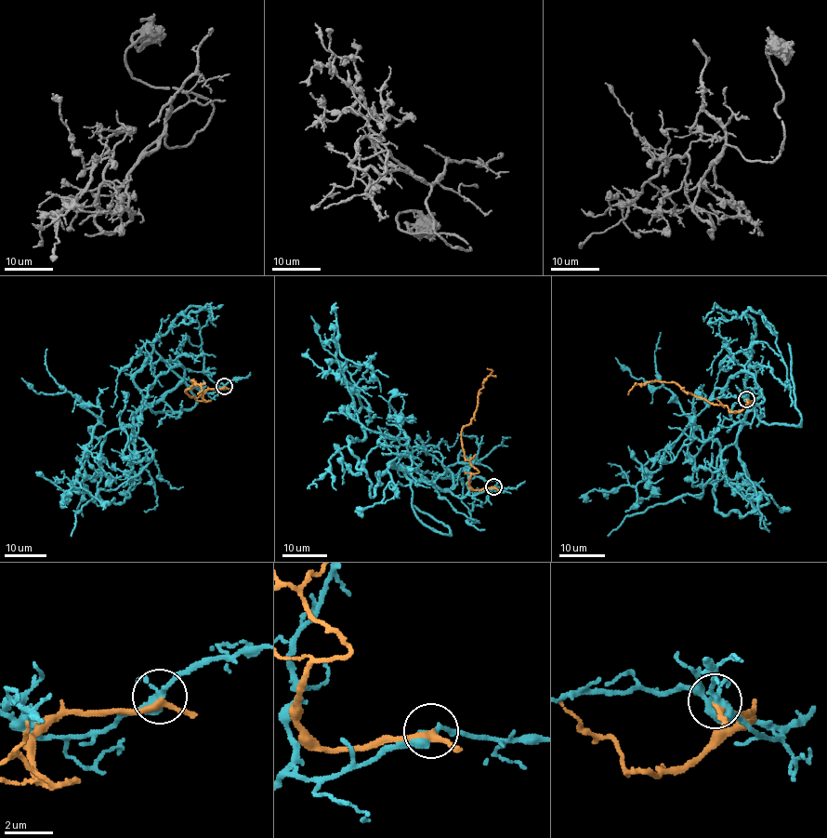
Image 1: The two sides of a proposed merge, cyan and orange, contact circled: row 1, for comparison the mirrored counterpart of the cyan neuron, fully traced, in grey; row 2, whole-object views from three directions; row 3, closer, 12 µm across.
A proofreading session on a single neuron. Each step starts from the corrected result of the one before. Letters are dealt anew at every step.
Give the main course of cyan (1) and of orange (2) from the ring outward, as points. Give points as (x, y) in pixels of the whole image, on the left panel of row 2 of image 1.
1: (224, 387), (179, 382), (140, 407), (122, 503), (99, 498), (103, 437), (92, 427), (66, 508)
2: (224, 387), (207, 389), (203, 400), (210, 401), (206, 401), (187, 393), (191, 380), (202, 390), (197, 394)

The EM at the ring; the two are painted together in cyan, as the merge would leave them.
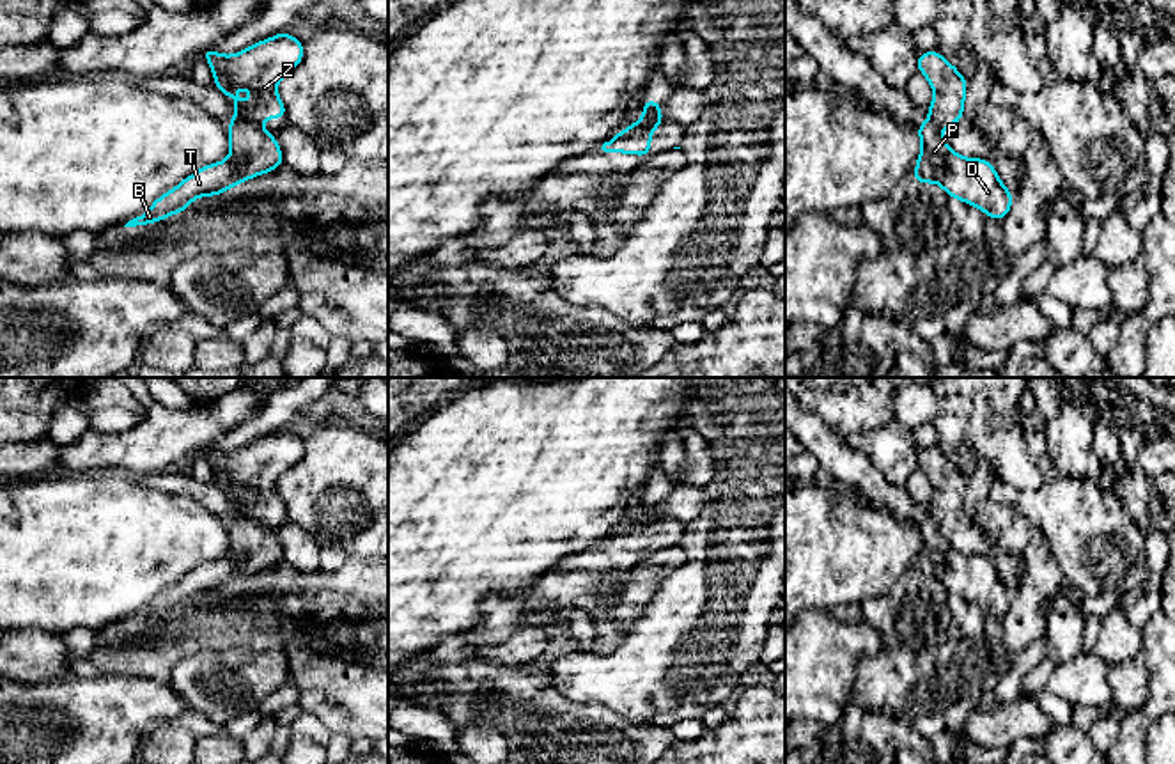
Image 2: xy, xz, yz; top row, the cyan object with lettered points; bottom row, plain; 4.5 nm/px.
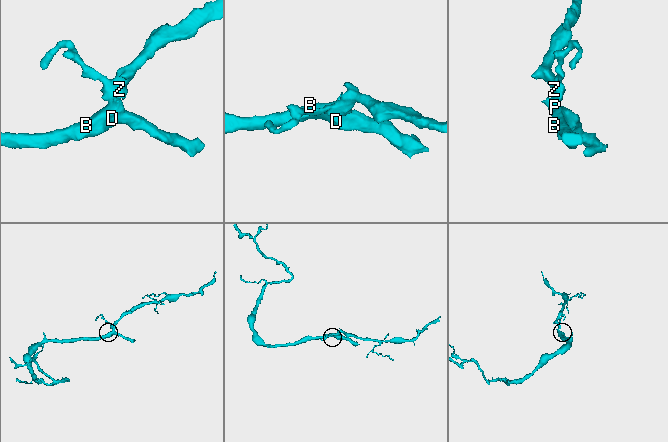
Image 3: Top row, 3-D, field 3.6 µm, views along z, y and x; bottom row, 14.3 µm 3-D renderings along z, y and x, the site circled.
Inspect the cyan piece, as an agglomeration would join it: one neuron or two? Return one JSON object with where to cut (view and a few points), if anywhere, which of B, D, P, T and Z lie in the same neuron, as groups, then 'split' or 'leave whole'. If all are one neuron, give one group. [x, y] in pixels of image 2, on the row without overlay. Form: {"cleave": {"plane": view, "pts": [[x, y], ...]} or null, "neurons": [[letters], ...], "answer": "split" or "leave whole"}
{"cleave": {"plane": "xz", "pts": [[661, 518], [626, 527]]}, "neurons": [["B", "D", "P", "T"], ["Z"]], "answer": "split"}

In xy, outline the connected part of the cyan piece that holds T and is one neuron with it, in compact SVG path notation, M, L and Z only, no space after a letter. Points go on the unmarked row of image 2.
M229 518L227 532L230 551L223 558L195 567L124 624L158 620L170 612L186 610L188 603L202 592L218 594L243 578L284 562L284 550L276 541L276 534L261 526L259 521Z

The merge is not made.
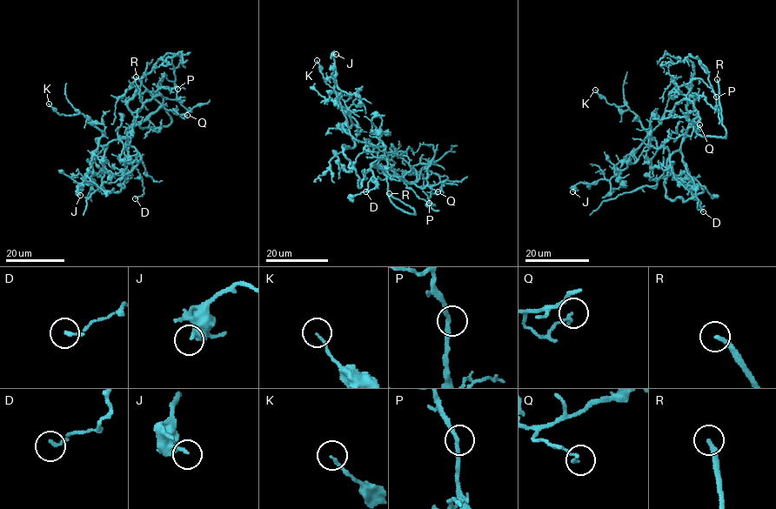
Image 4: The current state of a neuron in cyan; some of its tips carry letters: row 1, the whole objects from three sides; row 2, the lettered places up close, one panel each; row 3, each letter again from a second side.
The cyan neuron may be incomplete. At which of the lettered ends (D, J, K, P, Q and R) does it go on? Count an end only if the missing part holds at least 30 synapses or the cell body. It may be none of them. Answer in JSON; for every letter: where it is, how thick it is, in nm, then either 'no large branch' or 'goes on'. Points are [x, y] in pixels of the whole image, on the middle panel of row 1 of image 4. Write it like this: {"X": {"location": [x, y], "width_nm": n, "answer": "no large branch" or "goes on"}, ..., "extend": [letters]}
{"D": {"location": [365, 191], "width_nm": 160, "answer": "no large branch"}, "J": {"location": [336, 54], "width_nm": 170, "answer": "no large branch"}, "K": {"location": [317, 60], "width_nm": 120, "answer": "no large branch"}, "P": {"location": [429, 203], "width_nm": 190, "answer": "no large branch"}, "Q": {"location": [438, 191], "width_nm": 130, "answer": "no large branch"}, "R": {"location": [389, 193], "width_nm": 220, "answer": "goes on"}, "extend": ["R"]}

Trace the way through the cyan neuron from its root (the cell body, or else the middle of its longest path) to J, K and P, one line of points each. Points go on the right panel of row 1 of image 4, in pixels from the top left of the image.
J: (694, 197), (685, 201), (667, 197), (664, 182), (669, 151), (650, 137), (618, 175), (578, 182), (572, 191)
K: (694, 197), (685, 201), (667, 197), (664, 182), (669, 151), (647, 137), (626, 106), (608, 104), (595, 90)
P: (694, 197), (703, 189), (688, 177), (681, 152), (689, 126), (686, 101), (703, 96), (717, 111), (716, 97)

